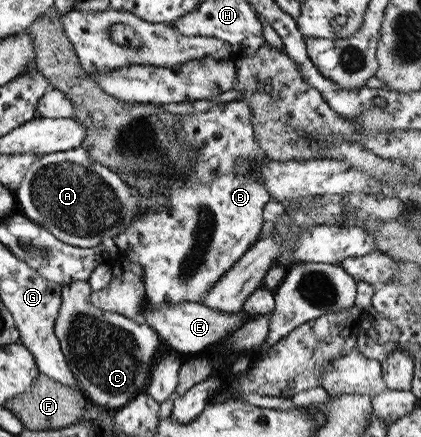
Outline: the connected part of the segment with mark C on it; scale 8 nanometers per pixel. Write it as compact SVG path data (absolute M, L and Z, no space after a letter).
M88 281L63 286L54 335L58 337L66 364L90 402L104 410L116 411L138 393L146 391L151 366L157 361L157 356L175 351L146 323L91 306L91 293Z

